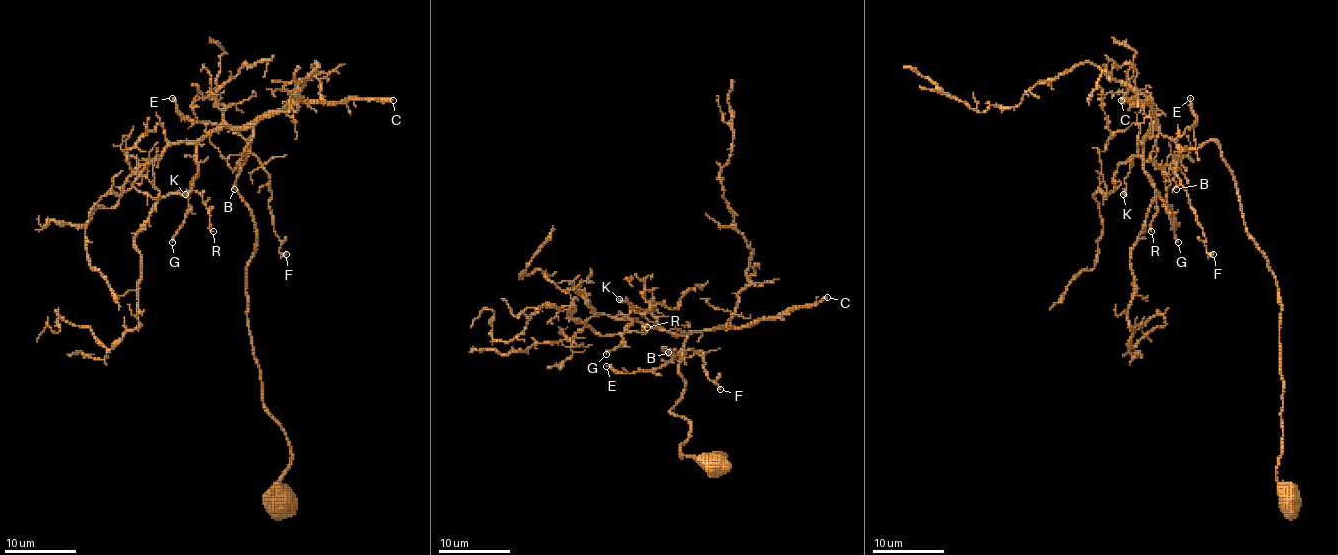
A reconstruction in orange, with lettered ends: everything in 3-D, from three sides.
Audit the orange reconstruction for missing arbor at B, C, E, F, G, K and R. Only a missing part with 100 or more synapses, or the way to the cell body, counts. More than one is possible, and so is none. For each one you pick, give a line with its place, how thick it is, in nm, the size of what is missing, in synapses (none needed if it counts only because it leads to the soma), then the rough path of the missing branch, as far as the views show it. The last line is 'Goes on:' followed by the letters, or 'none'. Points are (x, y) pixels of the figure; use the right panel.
C: (1121, 100) | 280 nm | 250 syn | (1121, 100), (1098, 78), (1092, 114), (1062, 91), (987, 84)
Goes on: C

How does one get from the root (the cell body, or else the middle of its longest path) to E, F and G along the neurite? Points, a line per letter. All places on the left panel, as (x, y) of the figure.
E: (281, 497), (291, 448), (263, 402), (247, 319), (256, 222), (236, 176), (250, 141), (190, 121), (172, 98)
F: (281, 497), (291, 448), (263, 402), (247, 319), (256, 222), (236, 176), (250, 141), (286, 254)
G: (281, 497), (291, 448), (263, 402), (245, 290), (256, 222), (236, 189), (250, 128), (199, 142), (172, 242)

